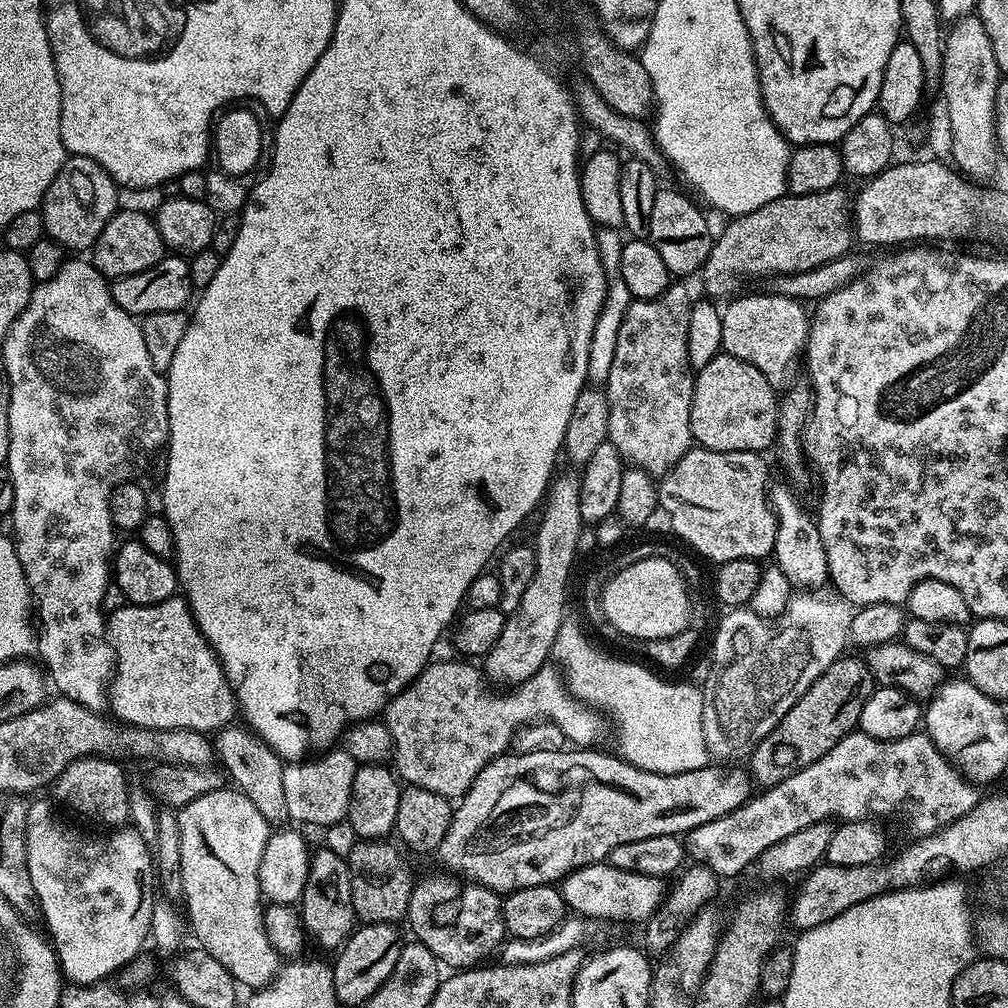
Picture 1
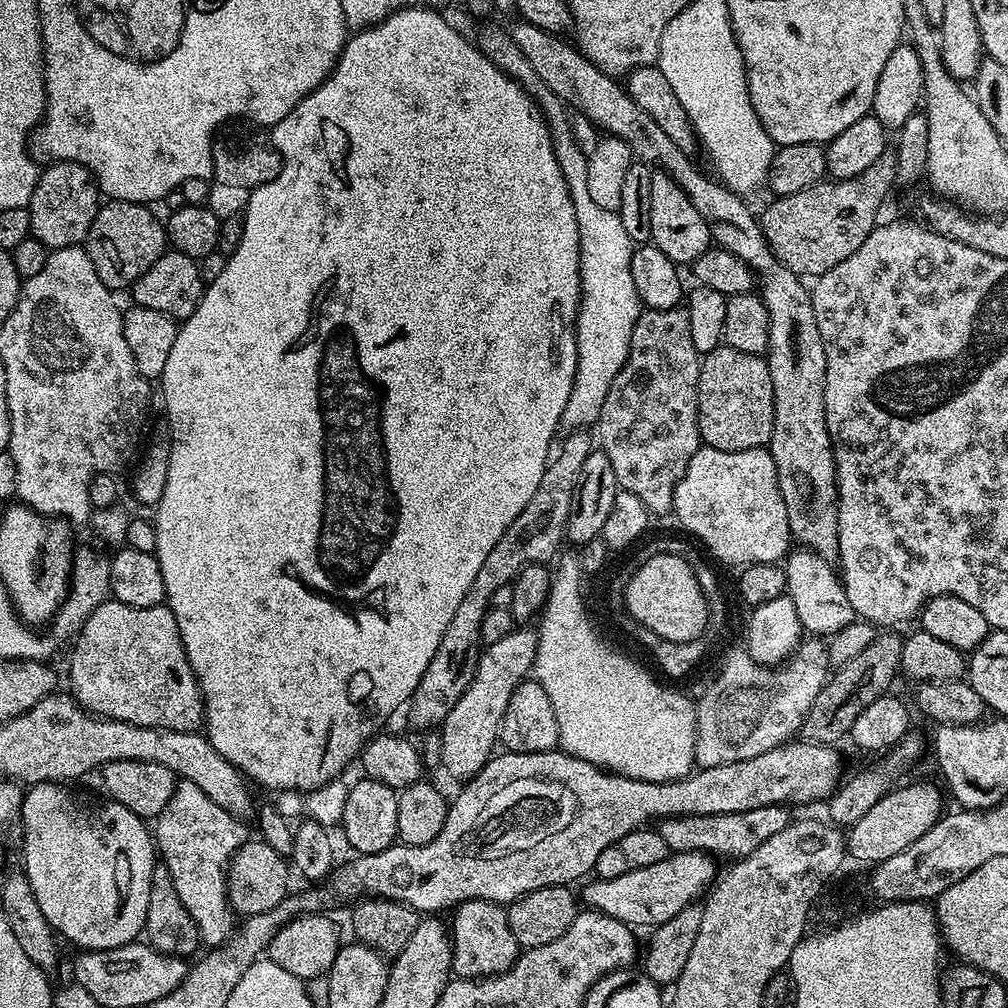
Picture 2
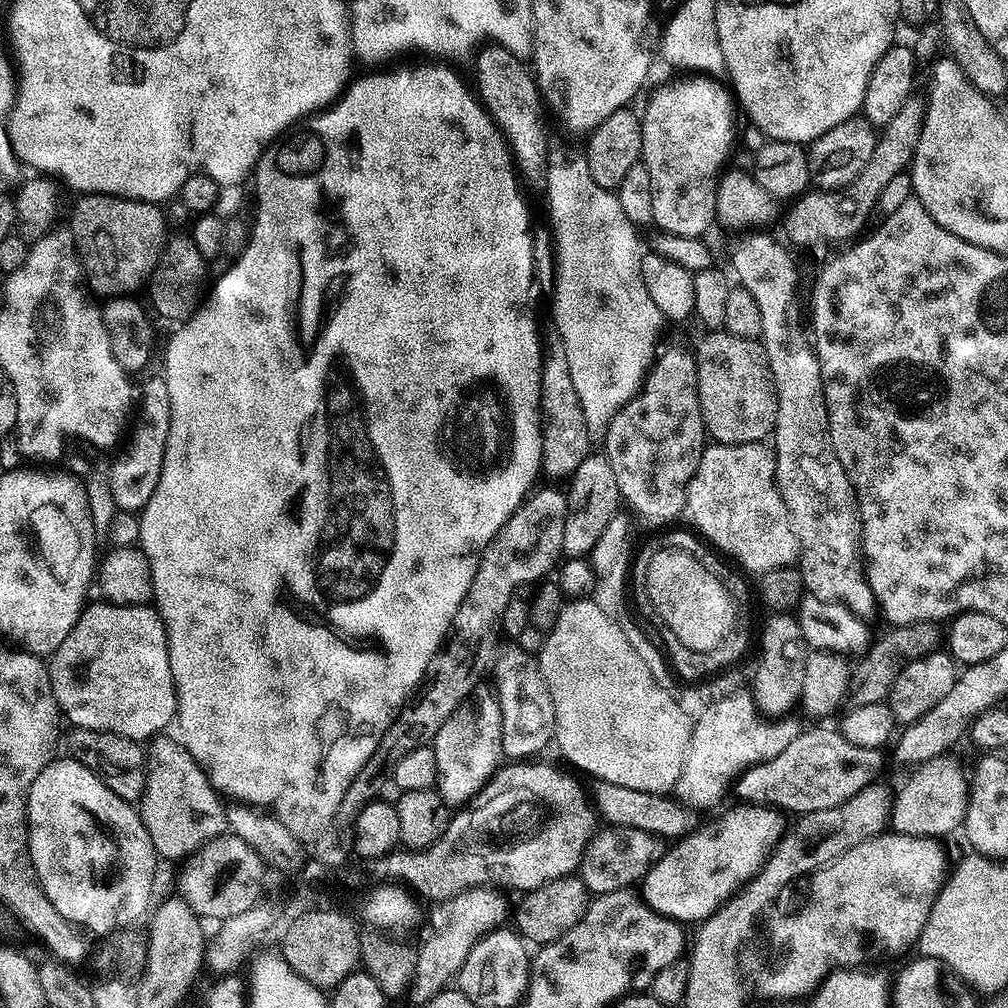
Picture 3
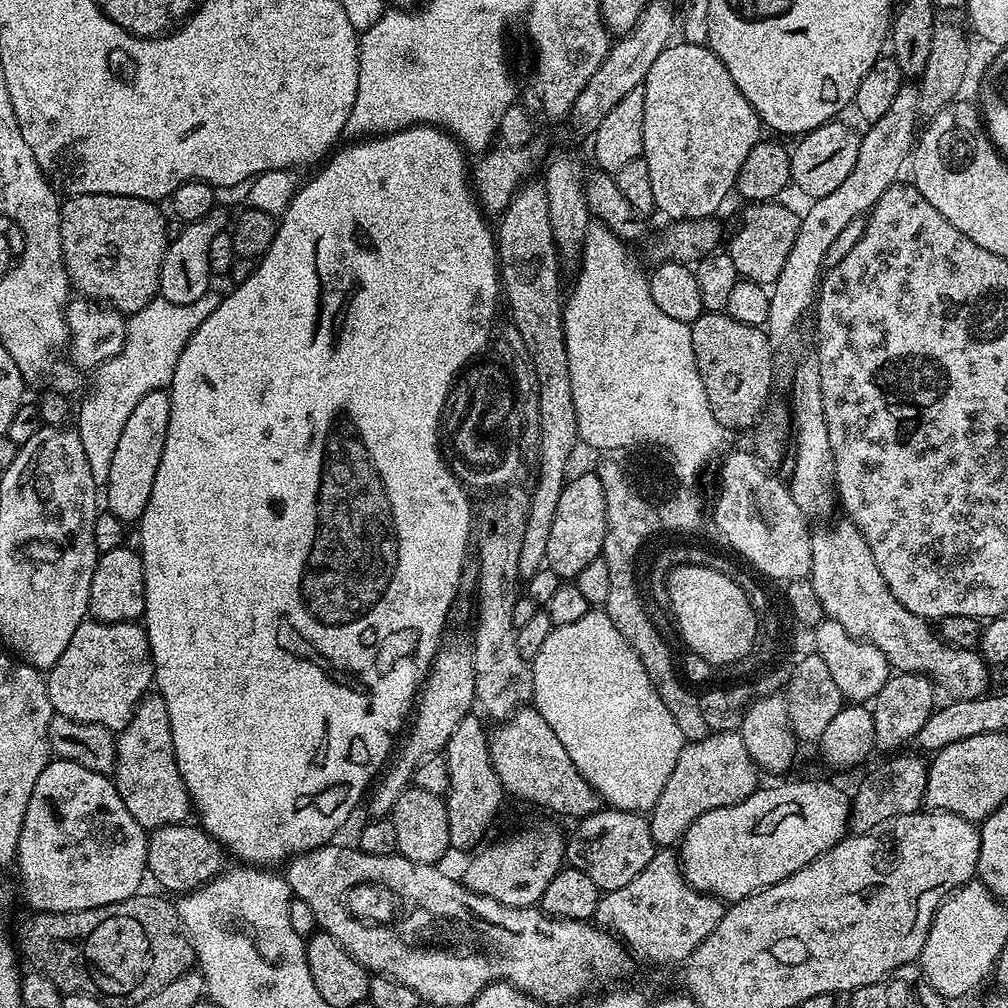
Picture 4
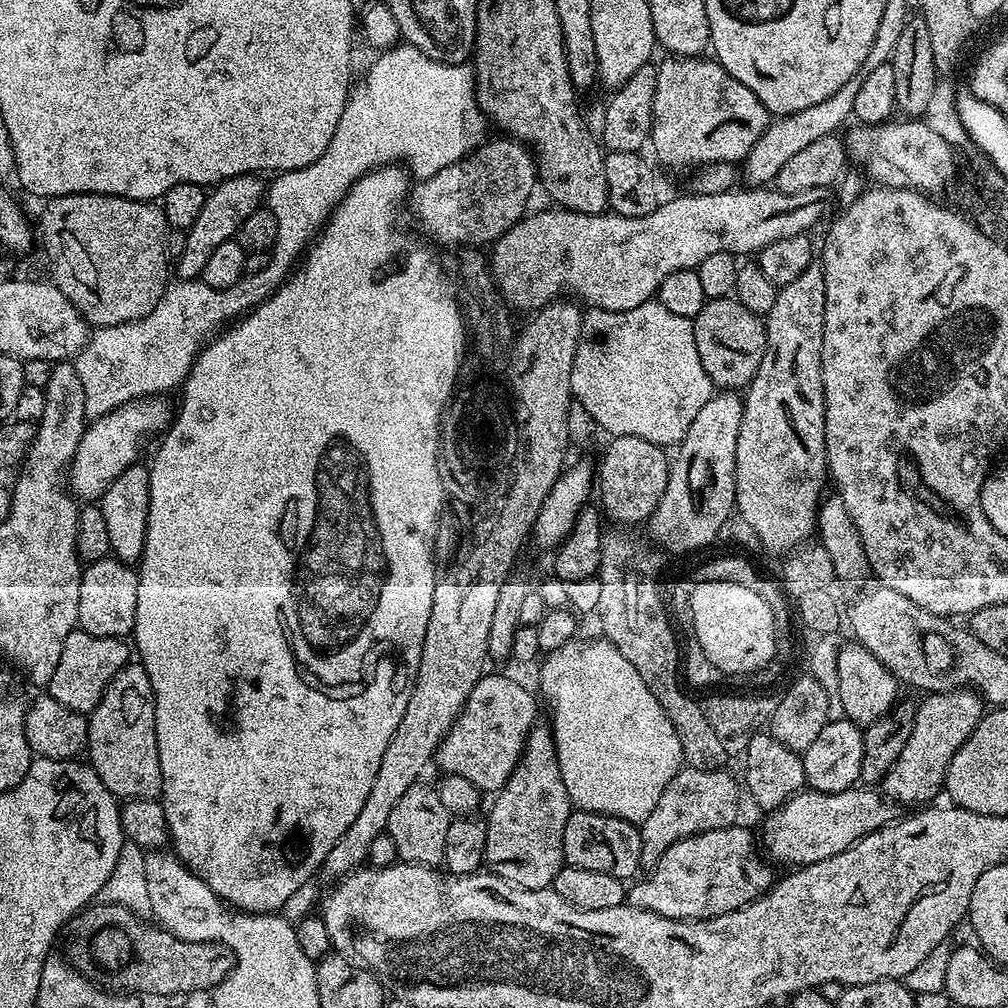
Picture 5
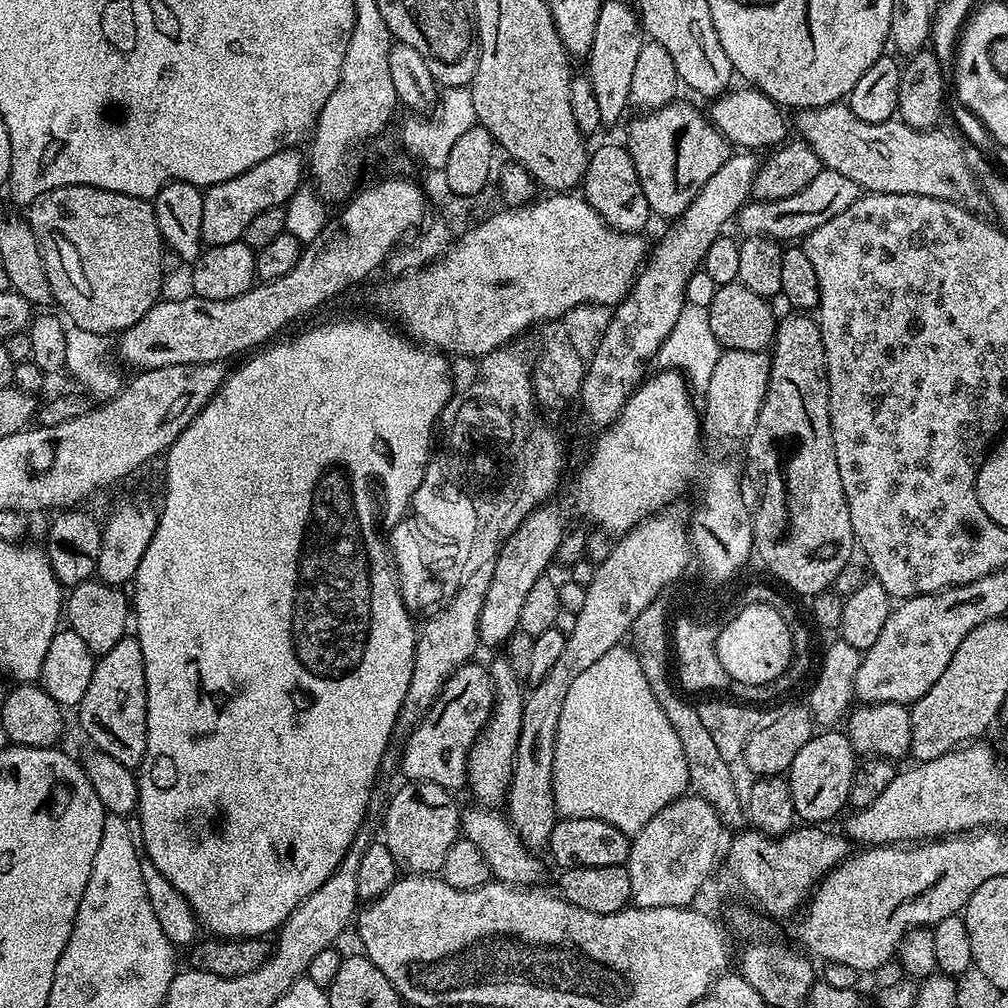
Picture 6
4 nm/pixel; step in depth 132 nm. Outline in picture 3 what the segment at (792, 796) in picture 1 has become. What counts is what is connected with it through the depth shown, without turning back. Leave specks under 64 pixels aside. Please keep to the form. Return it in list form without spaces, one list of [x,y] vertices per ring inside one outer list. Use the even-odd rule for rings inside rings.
[[[593,779],[586,792],[597,817],[608,826],[626,826],[634,830],[646,830],[650,834],[672,842],[687,836],[698,826],[697,809],[685,808],[671,795],[646,794],[646,790],[630,790],[630,786],[618,786],[618,782]]]

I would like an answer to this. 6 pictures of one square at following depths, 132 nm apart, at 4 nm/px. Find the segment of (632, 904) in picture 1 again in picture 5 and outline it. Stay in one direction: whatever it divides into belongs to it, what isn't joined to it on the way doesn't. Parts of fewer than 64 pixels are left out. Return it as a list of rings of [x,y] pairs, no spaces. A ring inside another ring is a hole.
[[[853,786],[841,792],[801,790],[767,817],[762,844],[768,847],[767,855],[780,864],[803,866],[822,862],[892,823],[891,807],[893,805],[879,791],[868,786]]]

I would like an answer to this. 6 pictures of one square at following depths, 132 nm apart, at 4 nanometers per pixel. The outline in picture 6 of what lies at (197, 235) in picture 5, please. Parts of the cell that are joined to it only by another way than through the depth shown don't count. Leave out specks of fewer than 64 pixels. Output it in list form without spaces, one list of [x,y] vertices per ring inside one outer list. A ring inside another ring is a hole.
[[[295,147],[284,148],[278,154],[270,154],[258,166],[250,166],[242,174],[226,182],[218,182],[204,192],[202,202],[202,241],[208,246],[222,246],[241,239],[253,218],[262,210],[284,208],[300,187],[306,176],[306,160],[296,153]]]

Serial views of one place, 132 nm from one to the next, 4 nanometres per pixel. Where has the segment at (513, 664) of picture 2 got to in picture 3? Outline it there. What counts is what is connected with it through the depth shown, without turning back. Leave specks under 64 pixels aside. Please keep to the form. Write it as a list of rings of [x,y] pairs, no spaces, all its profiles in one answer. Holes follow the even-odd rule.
[[[487,683],[476,685],[464,701],[442,722],[442,730],[432,740],[430,747],[438,762],[435,791],[445,804],[463,806],[473,800],[487,786],[501,767],[505,754],[502,748],[502,712],[495,691]]]

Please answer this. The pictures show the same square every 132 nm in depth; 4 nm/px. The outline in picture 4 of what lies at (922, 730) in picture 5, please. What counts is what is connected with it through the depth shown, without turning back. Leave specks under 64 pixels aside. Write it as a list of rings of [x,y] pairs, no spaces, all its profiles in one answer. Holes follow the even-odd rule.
[[[896,754],[885,759],[888,761],[878,765],[873,772],[866,773],[864,781],[857,786],[856,796],[854,792],[850,800],[852,806],[850,828],[853,833],[873,832],[874,829],[881,828],[890,818],[921,811],[929,761],[920,754],[915,754],[916,756],[900,755],[904,754]]]

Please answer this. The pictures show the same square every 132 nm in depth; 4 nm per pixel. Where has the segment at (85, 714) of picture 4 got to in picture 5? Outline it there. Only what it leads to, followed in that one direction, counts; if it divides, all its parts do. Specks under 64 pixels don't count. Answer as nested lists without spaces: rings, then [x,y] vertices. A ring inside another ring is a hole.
[[[79,630],[71,632],[62,646],[54,678],[46,686],[47,695],[53,696],[62,706],[75,712],[90,714],[98,706],[106,686],[130,662],[130,648],[121,638],[98,638]],[[129,652],[129,656],[128,656]]]

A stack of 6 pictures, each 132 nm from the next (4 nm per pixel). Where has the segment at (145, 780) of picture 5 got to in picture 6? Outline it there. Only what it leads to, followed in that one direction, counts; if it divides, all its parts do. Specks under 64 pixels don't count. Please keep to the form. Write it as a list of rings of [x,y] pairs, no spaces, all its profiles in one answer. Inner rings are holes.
[[[125,634],[118,646],[97,659],[90,686],[82,694],[79,712],[78,726],[84,731],[87,743],[110,754],[122,766],[135,769],[139,765],[146,746],[146,670],[142,646],[135,635]]]

